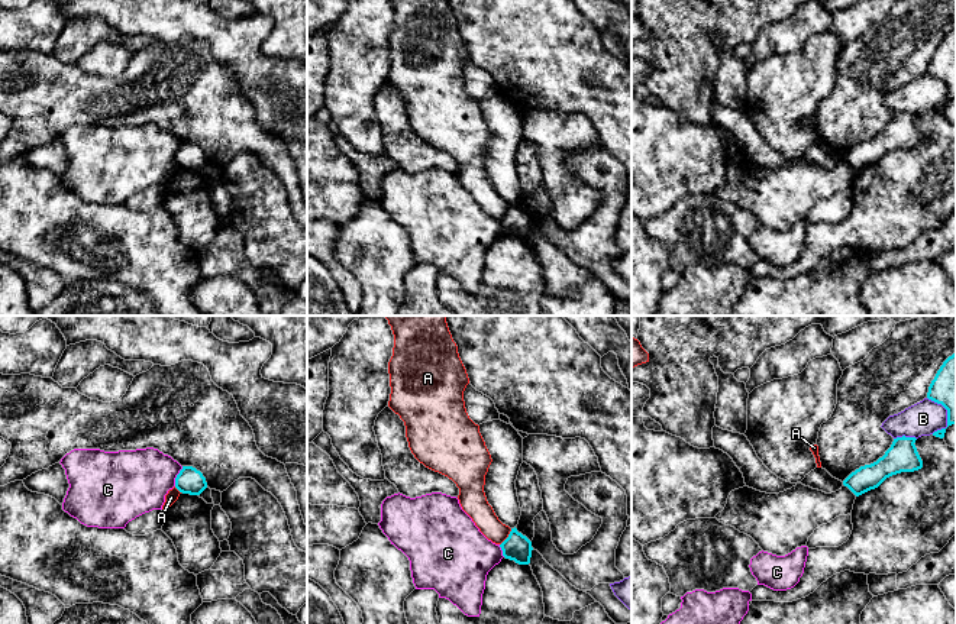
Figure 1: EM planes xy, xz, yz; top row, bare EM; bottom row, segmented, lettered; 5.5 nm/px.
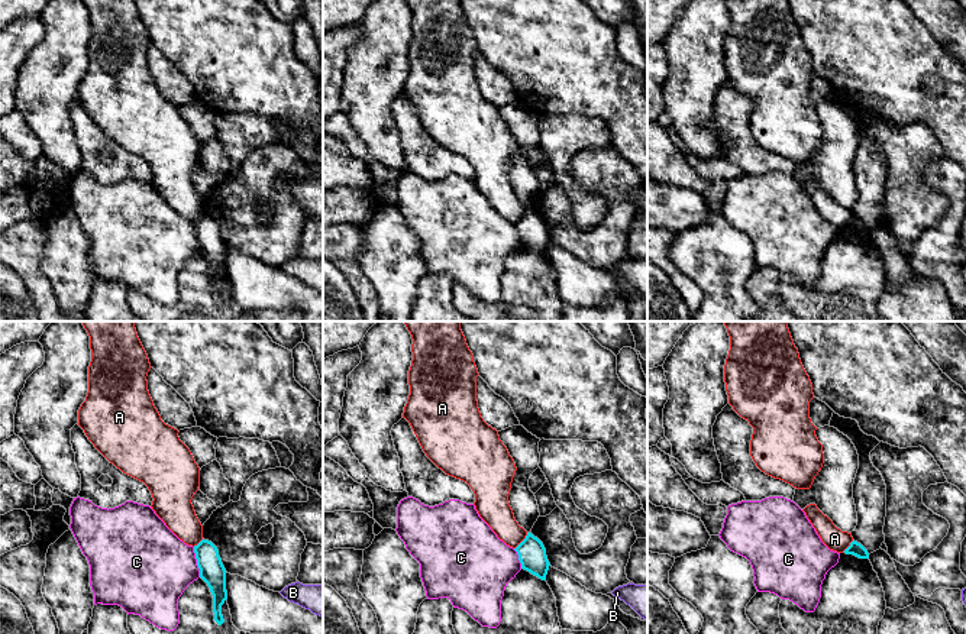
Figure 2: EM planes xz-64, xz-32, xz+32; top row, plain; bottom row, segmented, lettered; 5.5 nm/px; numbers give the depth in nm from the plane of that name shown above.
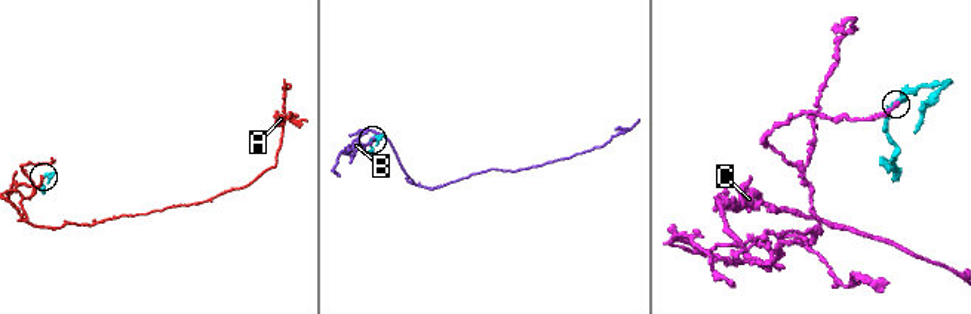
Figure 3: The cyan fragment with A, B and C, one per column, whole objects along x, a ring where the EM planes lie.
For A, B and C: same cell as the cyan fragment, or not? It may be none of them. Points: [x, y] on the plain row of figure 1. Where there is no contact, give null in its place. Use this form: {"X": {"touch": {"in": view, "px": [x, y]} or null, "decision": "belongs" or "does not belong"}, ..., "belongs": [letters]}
{"A": {"touch": {"in": "xz", "px": [507, 213]}, "decision": "does not belong"}, "B": {"touch": {"in": "yz", "px": [904, 112]}, "decision": "does not belong"}, "C": {"touch": {"in": "xy", "px": [177, 152]}, "decision": "does not belong"}, "belongs": []}

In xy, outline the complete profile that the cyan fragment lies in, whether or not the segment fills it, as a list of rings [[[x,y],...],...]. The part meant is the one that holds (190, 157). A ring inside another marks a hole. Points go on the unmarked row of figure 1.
[[[183,142],[175,153],[175,164],[183,169],[200,171],[206,164],[206,153],[193,142]]]

